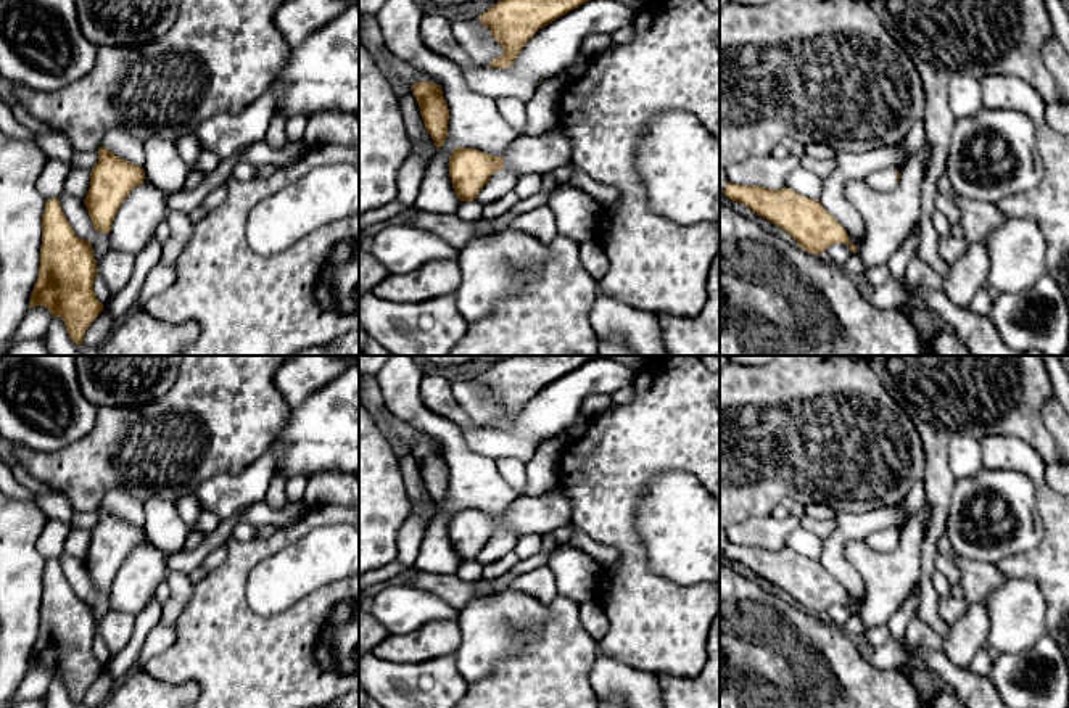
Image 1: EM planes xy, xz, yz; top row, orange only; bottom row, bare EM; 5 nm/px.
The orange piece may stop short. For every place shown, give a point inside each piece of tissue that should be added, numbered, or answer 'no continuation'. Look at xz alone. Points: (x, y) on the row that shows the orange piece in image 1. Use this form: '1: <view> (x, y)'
1: xz (543, 153)

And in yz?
1: yz (886, 179)

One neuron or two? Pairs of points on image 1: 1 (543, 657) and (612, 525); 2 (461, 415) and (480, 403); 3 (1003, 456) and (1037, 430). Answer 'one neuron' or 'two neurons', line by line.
1: two neurons
2: two neurons
3: two neurons

